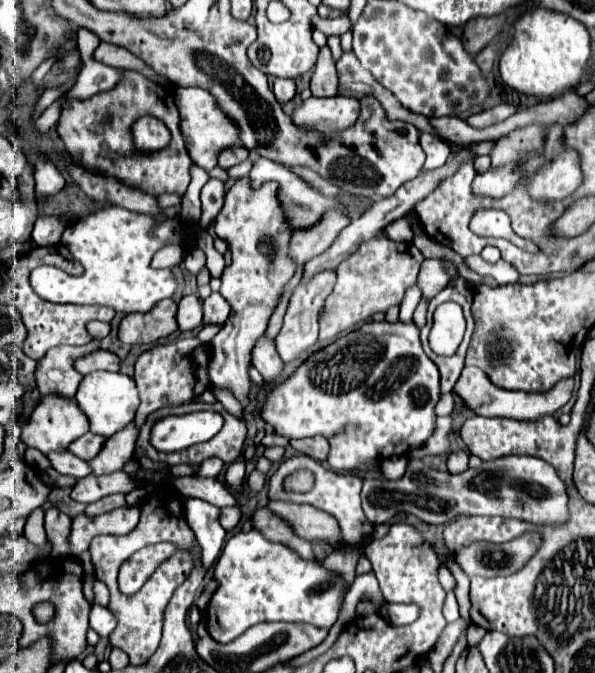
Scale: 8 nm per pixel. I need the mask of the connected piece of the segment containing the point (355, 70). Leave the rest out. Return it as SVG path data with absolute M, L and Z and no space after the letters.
M343 51L341 59L337 61L337 73L339 73L339 93L351 97L355 97L355 93L365 91L371 85L371 81L375 81L371 73L359 65L353 51Z

